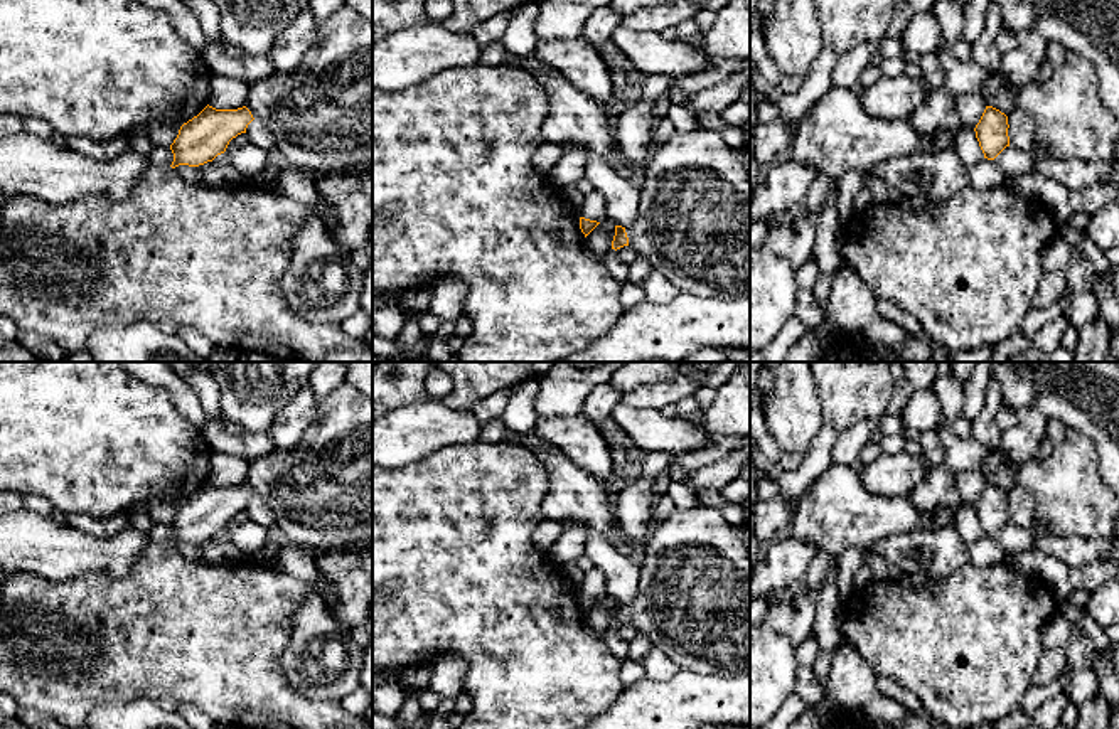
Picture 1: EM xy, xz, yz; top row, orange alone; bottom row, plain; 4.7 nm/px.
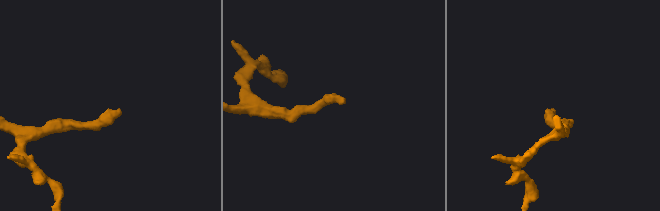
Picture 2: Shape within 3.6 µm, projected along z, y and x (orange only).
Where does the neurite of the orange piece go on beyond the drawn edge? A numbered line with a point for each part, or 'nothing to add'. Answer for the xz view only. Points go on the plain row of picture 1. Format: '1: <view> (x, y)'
1: xz (693, 600)

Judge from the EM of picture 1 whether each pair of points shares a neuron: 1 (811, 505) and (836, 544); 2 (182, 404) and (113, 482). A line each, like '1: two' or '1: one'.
1: one
2: two

